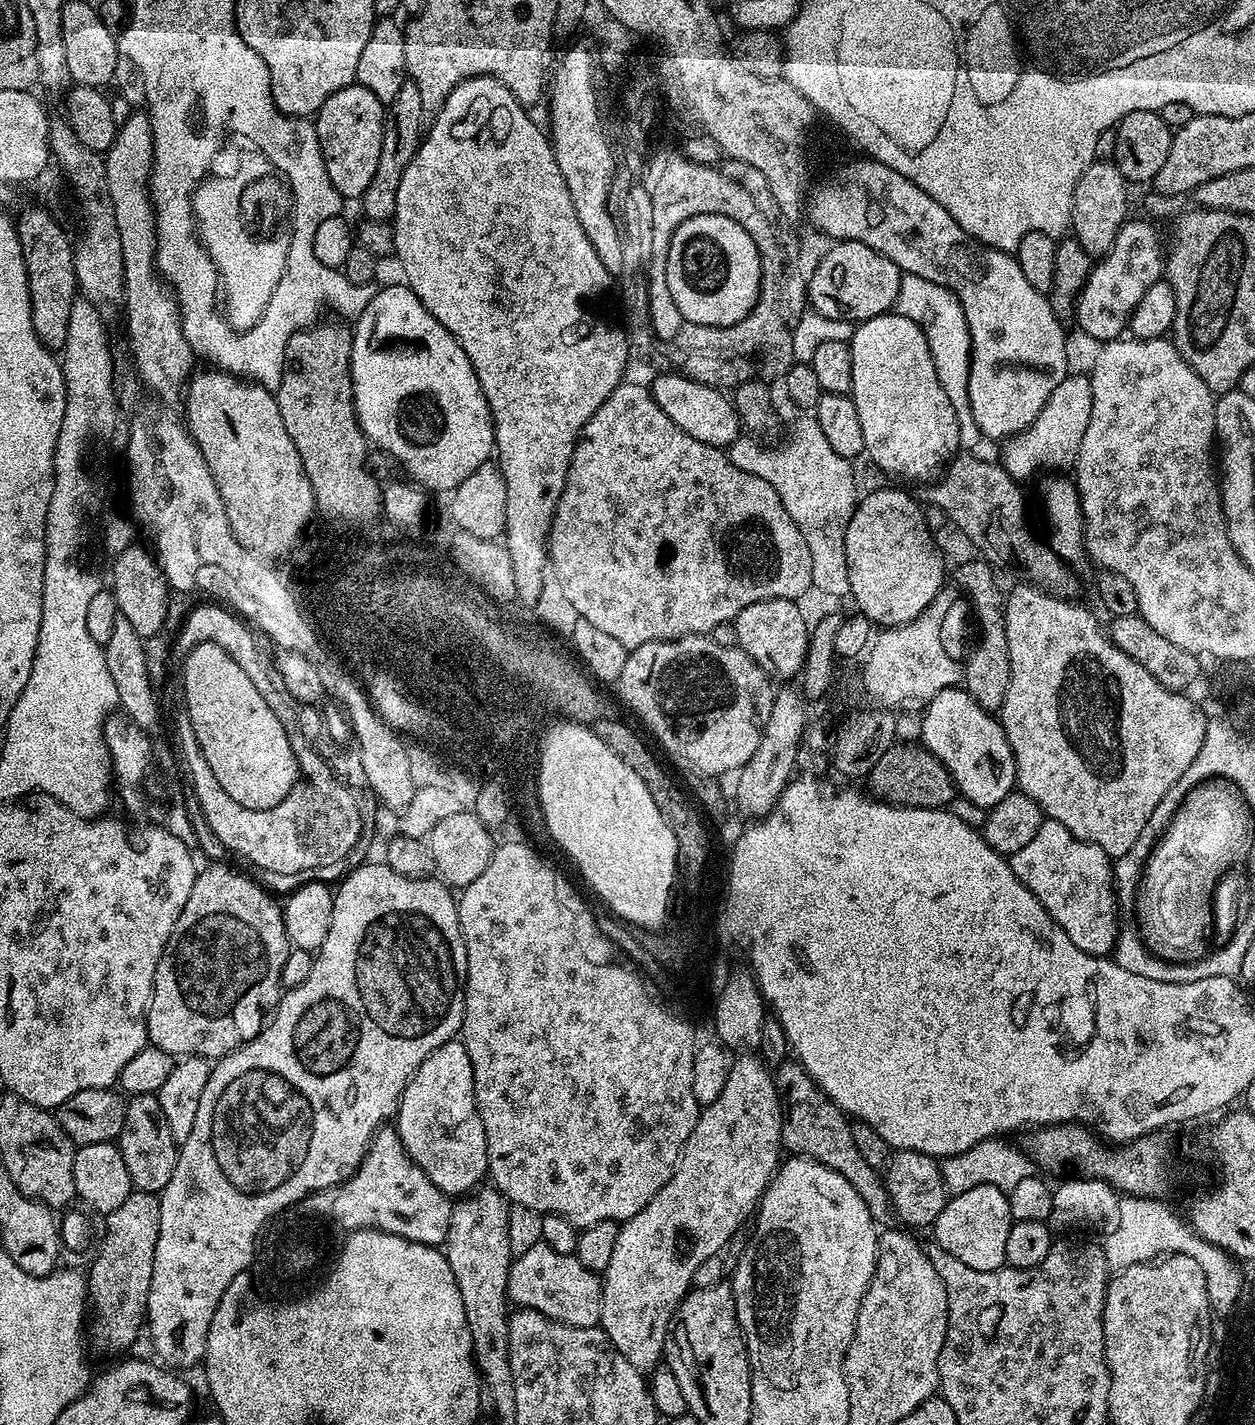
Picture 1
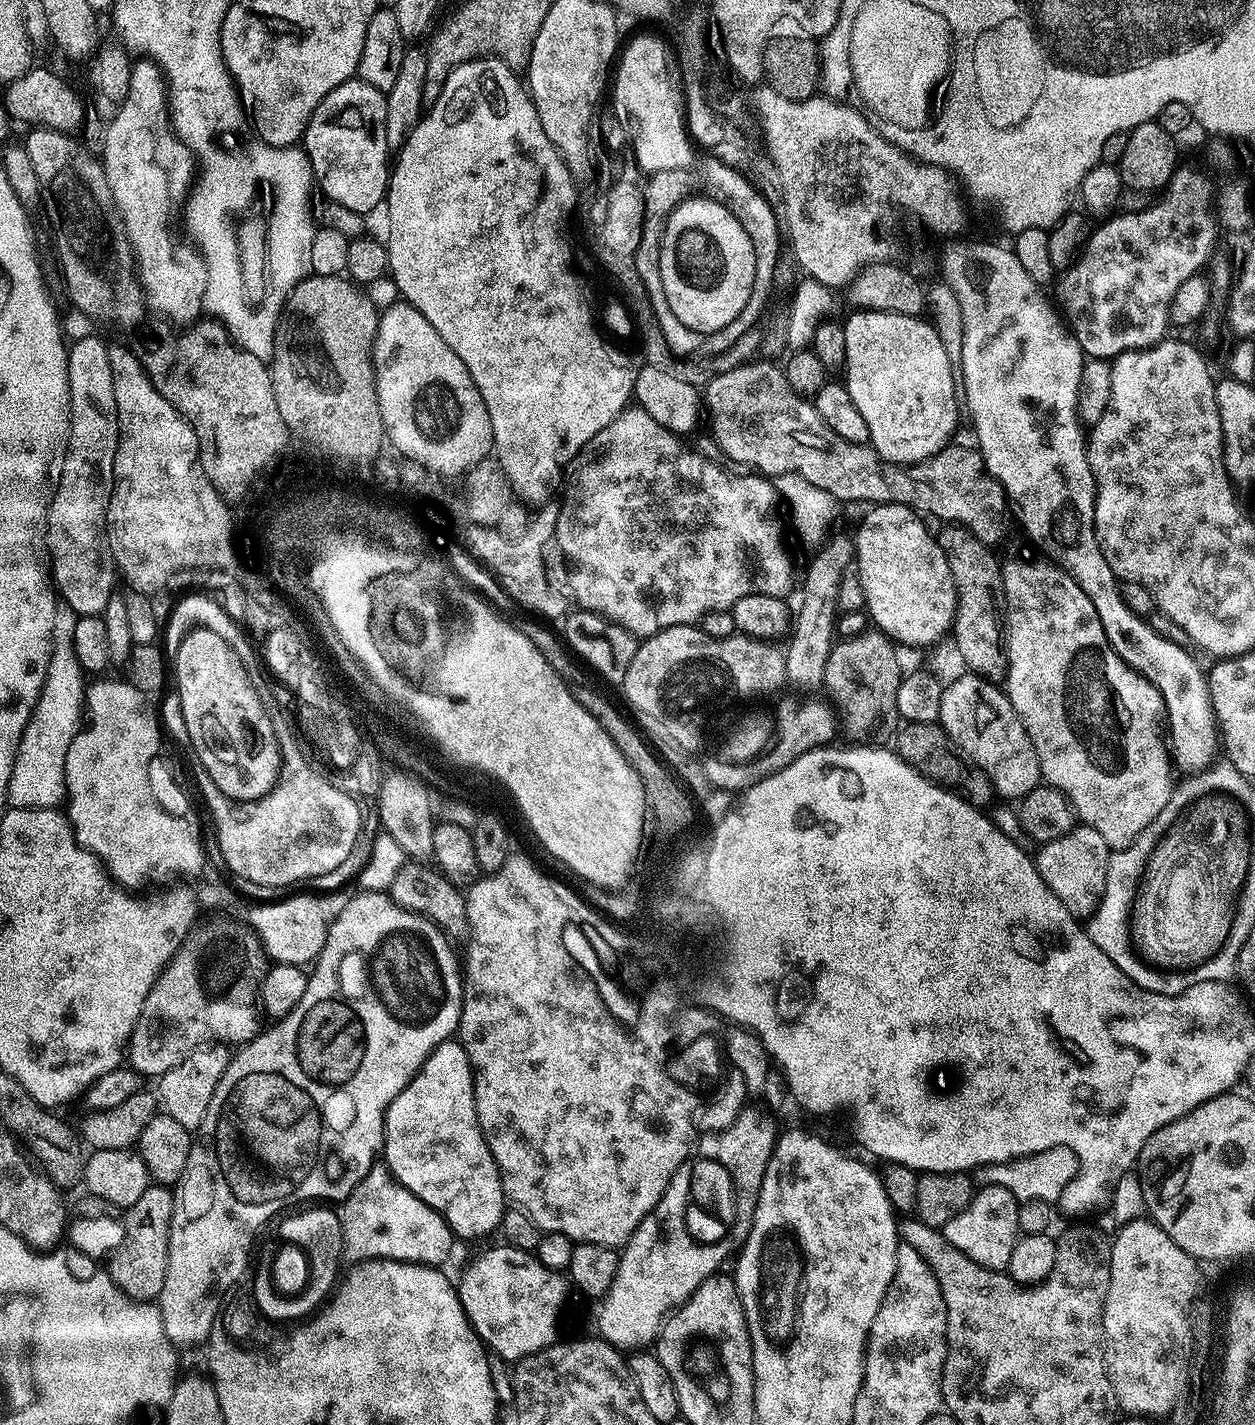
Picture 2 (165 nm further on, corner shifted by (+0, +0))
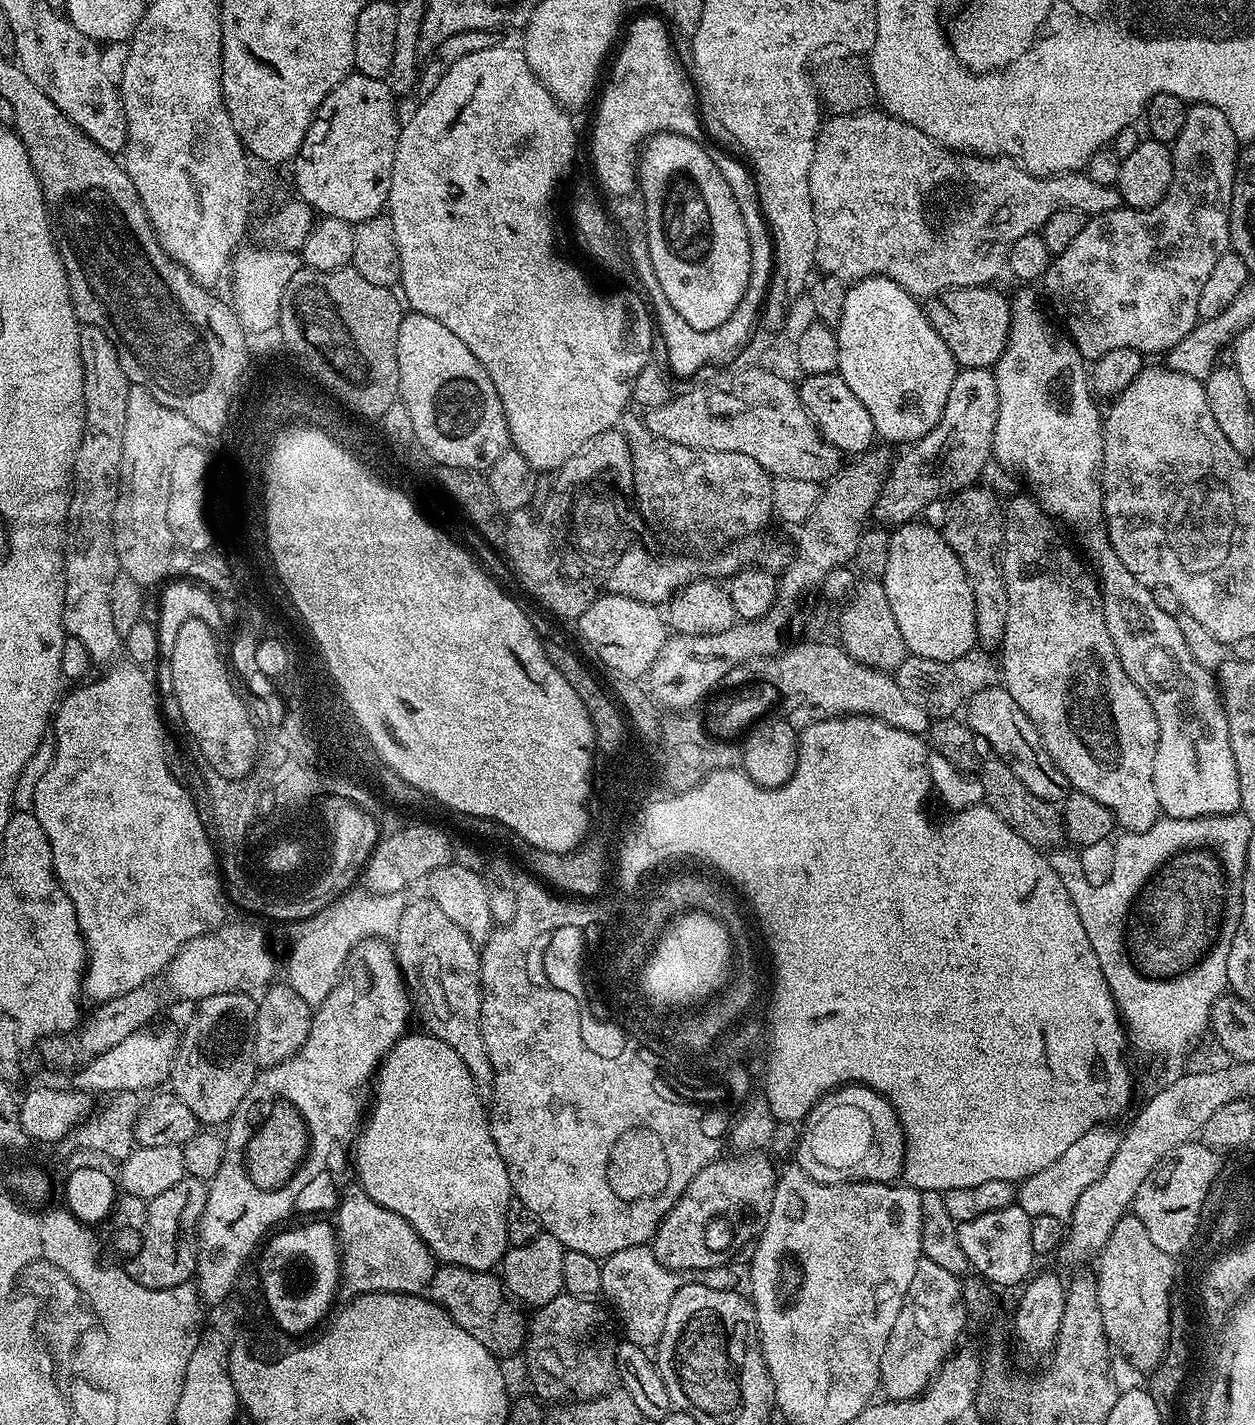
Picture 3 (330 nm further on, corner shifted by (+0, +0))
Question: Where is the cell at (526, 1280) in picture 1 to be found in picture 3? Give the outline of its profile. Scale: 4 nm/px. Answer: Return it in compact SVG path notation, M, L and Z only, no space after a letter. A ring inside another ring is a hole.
M437 1267L430 1285L430 1296L448 1311L450 1318L454 1318L466 1334L478 1338L478 1342L482 1342L482 1346L489 1348L497 1357L511 1357L524 1347L526 1316L510 1299L501 1277L492 1275L496 1274L491 1271L475 1272L469 1268Z

